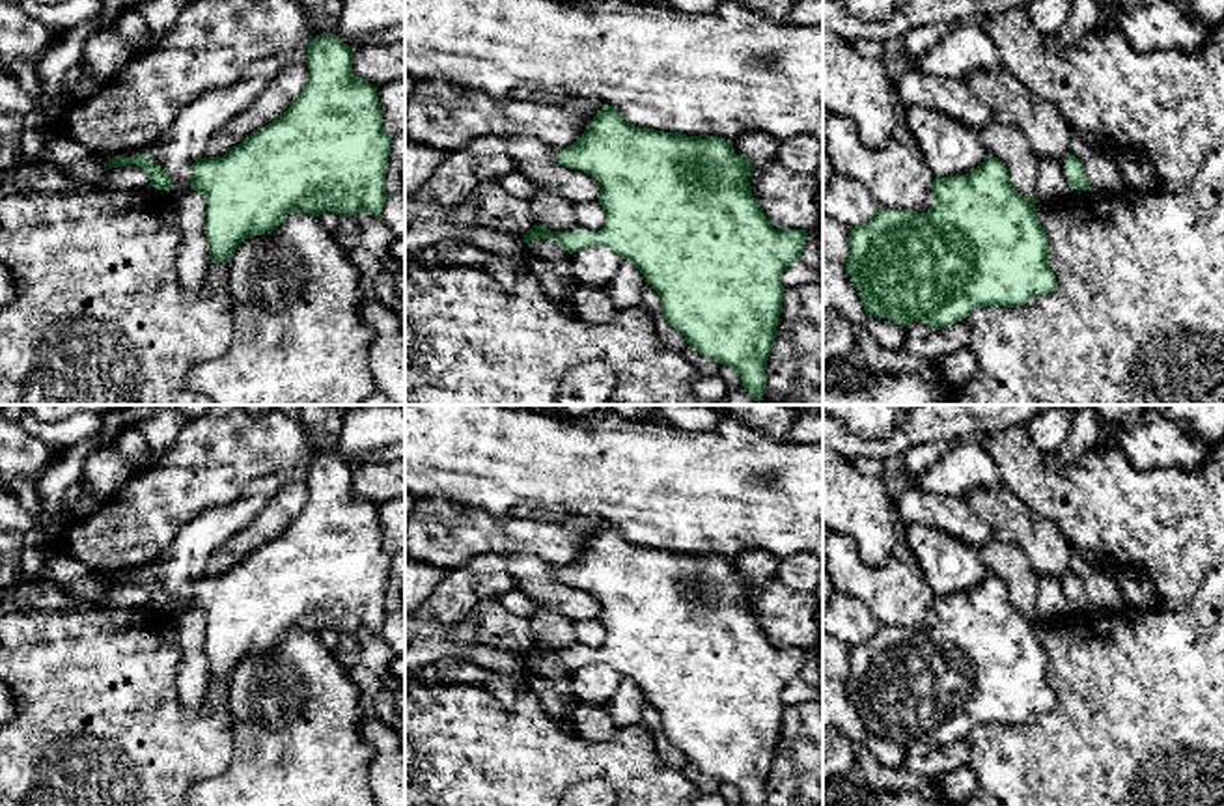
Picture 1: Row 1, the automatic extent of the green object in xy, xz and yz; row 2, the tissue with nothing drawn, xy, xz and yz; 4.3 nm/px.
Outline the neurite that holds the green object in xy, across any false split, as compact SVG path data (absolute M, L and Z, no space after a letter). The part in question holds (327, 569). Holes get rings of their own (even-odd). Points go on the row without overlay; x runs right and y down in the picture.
M321 452L310 459L306 483L310 496L291 524L272 541L259 545L243 562L216 577L200 577L192 582L190 608L200 610L207 621L205 653L211 681L230 677L237 664L254 653L276 647L289 631L300 629L319 634L332 629L340 634L366 629L381 634L386 619L386 582L390 560L382 547L382 528L377 506L353 493L353 465L336 452Z

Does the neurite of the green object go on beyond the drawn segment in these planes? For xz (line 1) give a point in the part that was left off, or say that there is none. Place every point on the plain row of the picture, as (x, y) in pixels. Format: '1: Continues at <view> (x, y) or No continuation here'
1: No continuation here

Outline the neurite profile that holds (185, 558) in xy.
M310 459L252 481L233 502L207 509L181 528L166 550L146 567L146 573L174 599L170 608L190 608L192 582L205 575L211 554L248 526L284 485L306 479L308 465Z

